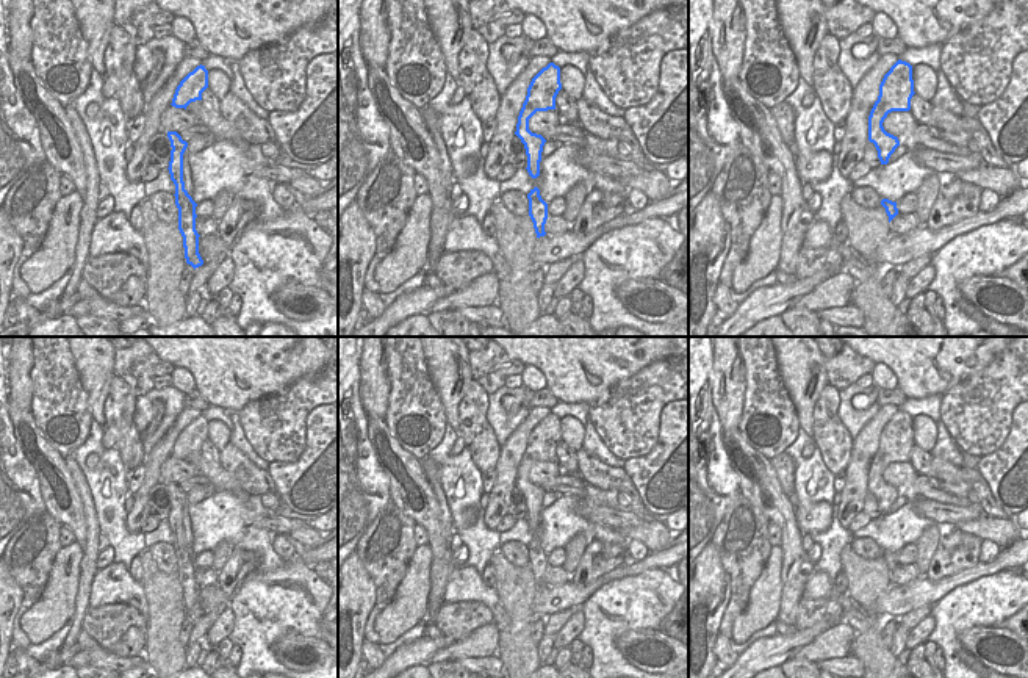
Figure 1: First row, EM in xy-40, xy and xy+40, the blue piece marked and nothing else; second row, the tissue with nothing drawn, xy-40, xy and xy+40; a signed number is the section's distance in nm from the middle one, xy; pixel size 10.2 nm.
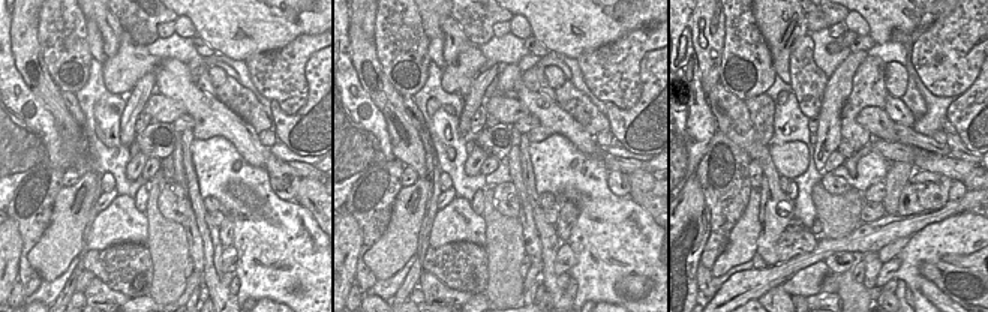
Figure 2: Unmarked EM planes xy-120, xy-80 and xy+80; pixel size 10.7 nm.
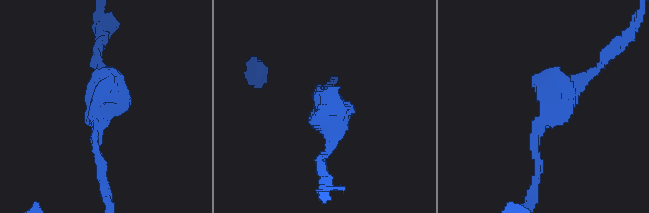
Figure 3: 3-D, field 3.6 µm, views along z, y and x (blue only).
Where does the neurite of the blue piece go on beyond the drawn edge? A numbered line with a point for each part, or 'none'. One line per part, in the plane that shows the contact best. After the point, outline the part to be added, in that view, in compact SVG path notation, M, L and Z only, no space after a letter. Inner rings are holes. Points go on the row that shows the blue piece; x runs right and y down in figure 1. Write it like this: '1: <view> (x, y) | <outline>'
none

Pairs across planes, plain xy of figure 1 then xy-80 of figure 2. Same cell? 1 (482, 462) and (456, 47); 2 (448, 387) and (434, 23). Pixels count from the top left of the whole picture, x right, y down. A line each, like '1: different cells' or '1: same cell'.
1: same cell
2: same cell

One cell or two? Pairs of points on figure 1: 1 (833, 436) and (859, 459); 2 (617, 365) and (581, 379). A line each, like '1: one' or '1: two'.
1: two
2: one

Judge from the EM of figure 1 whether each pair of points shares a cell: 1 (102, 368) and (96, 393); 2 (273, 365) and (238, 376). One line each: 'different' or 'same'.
1: same
2: same

